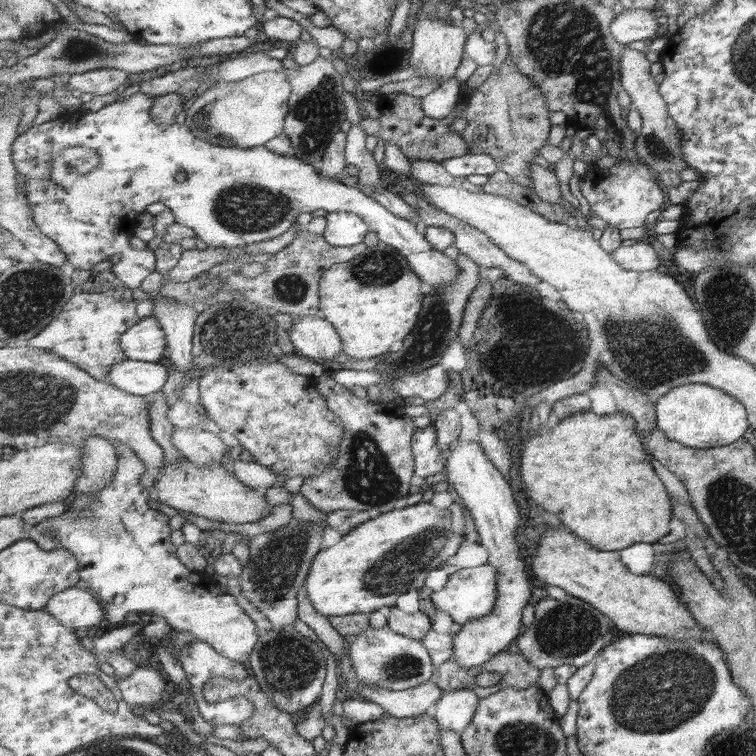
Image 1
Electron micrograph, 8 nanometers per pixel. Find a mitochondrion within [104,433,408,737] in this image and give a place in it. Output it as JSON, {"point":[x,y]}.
{"point":[277,566]}

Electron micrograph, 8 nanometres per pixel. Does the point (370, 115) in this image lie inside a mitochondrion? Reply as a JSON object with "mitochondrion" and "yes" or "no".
{"mitochondrion":"no"}

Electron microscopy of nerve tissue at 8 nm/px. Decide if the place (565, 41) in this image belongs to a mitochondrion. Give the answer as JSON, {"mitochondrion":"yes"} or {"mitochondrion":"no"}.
{"mitochondrion":"yes"}

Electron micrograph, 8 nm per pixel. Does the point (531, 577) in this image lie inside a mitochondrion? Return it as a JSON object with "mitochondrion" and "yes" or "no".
{"mitochondrion":"no"}

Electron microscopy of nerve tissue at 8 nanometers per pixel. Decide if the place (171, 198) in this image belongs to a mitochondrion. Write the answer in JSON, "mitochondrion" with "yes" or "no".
{"mitochondrion":"no"}

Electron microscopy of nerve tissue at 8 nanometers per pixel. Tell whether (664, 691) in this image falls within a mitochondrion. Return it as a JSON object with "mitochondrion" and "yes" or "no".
{"mitochondrion":"yes"}

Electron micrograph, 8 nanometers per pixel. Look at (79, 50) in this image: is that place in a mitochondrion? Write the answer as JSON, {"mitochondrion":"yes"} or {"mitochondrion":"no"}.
{"mitochondrion":"yes"}

